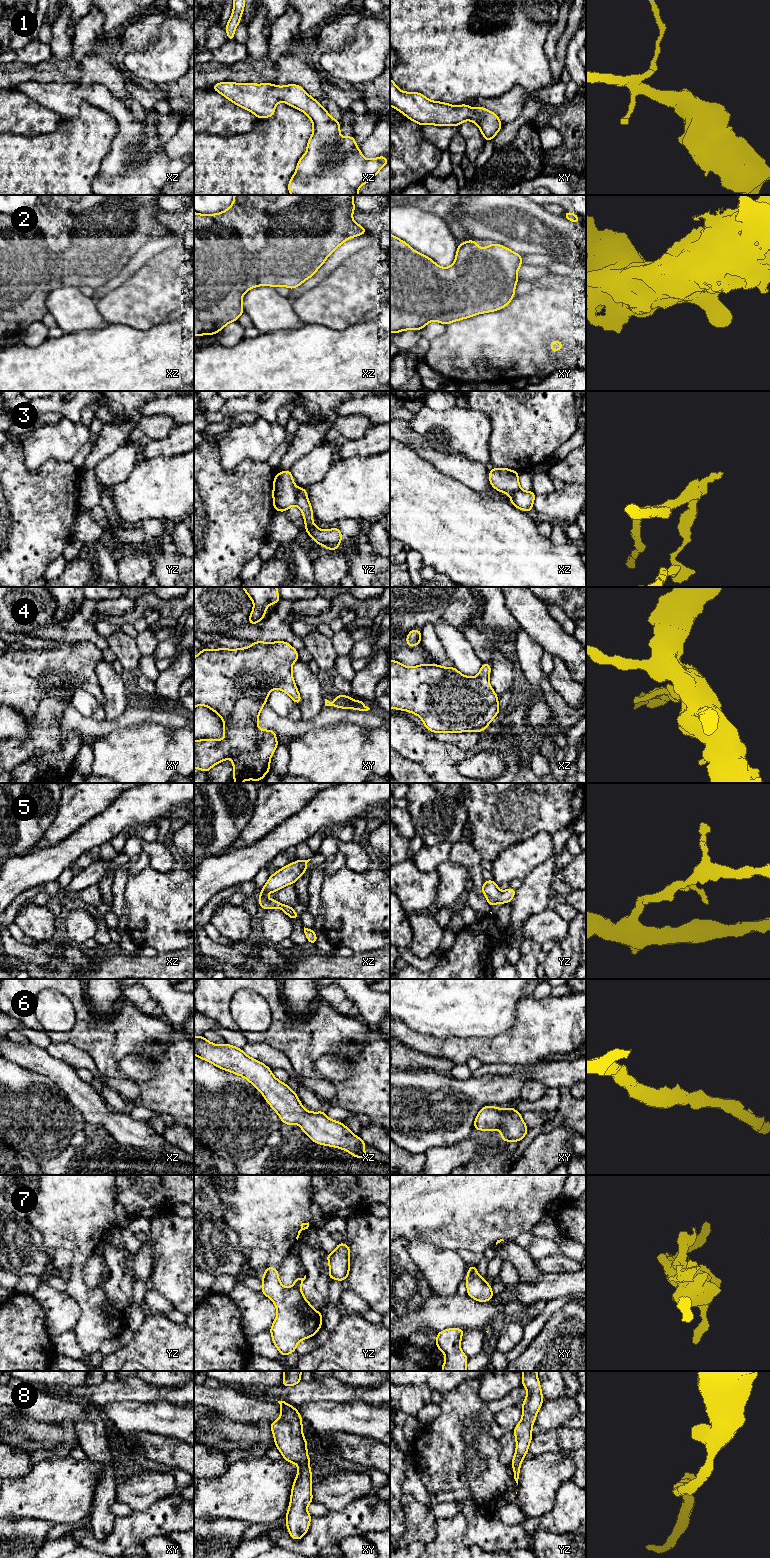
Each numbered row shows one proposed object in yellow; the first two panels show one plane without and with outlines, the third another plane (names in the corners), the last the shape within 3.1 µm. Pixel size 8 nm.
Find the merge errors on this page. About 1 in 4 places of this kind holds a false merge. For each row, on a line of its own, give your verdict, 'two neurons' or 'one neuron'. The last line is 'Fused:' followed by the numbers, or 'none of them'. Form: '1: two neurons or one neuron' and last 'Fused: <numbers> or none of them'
1: one neuron
2: one neuron
3: two neurons
4: one neuron
5: one neuron
6: one neuron
7: one neuron
8: one neuron
Fused: 3

